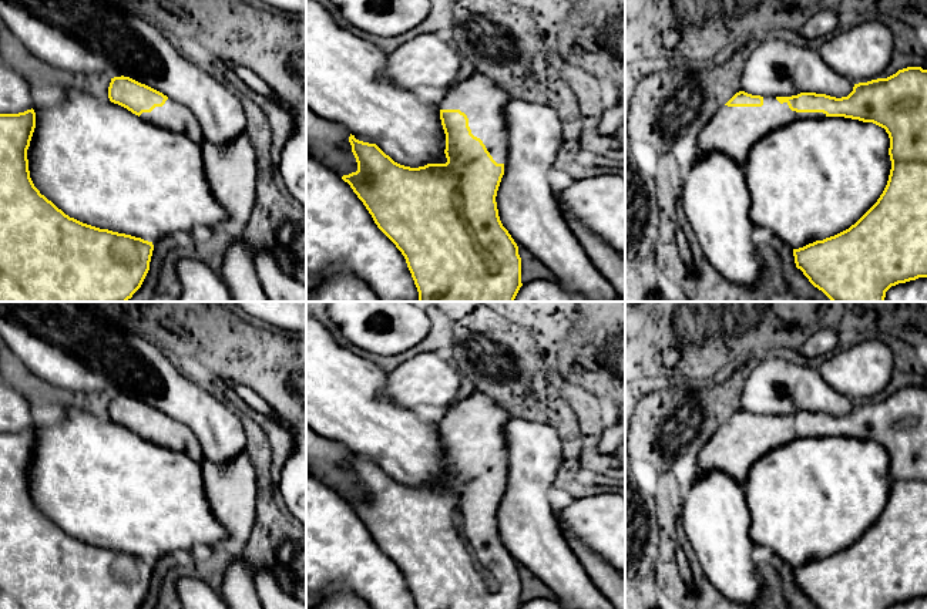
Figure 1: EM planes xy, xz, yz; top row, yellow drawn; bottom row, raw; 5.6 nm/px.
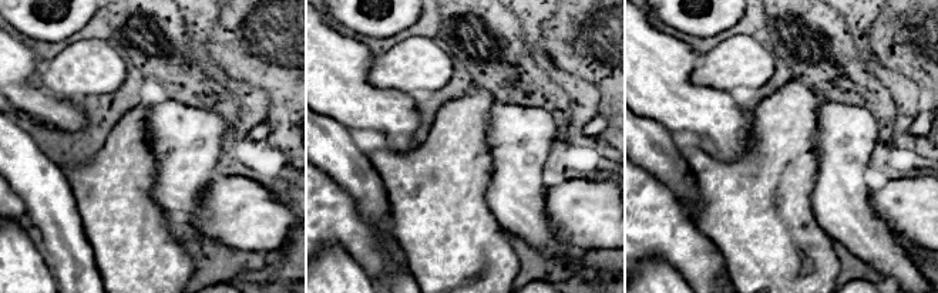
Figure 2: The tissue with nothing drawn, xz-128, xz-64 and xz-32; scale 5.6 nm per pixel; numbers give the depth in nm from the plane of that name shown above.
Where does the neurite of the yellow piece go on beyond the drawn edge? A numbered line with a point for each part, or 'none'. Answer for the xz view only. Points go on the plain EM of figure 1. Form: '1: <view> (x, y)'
1: xz (477, 416)

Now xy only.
1: xy (173, 434)

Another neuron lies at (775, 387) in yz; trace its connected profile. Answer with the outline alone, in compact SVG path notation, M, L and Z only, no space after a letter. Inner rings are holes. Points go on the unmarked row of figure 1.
M762 356L746 377L742 410L760 415L792 415L800 411L847 415L854 401L832 388L819 370L807 364Z

